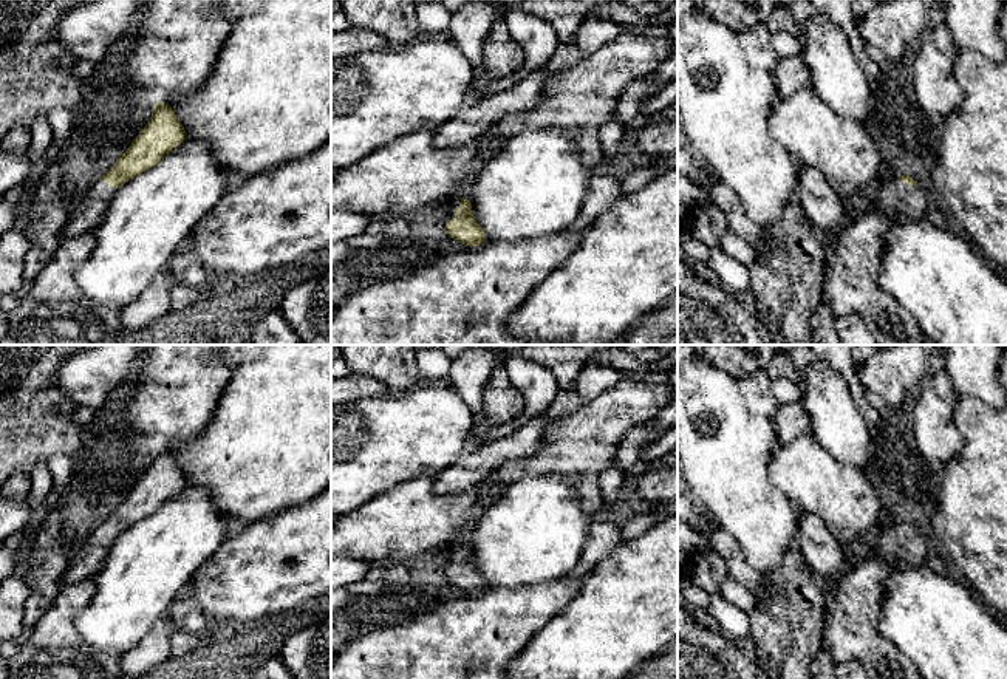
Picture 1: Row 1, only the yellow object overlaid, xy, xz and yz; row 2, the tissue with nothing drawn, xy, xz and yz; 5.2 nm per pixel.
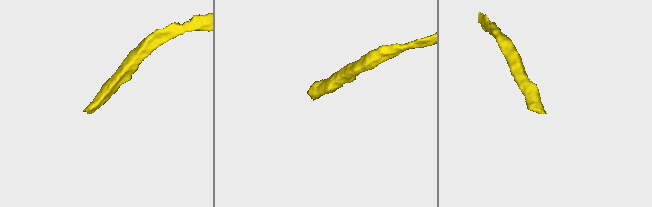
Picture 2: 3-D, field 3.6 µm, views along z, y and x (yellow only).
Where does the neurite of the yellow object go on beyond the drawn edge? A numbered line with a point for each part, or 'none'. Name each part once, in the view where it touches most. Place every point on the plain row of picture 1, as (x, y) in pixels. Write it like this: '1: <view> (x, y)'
1: xz (446, 559)

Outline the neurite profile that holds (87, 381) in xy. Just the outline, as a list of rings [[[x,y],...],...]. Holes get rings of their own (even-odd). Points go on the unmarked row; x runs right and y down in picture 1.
[[[96,345],[74,354],[59,371],[59,387],[79,407],[99,410],[135,377],[147,345]]]

